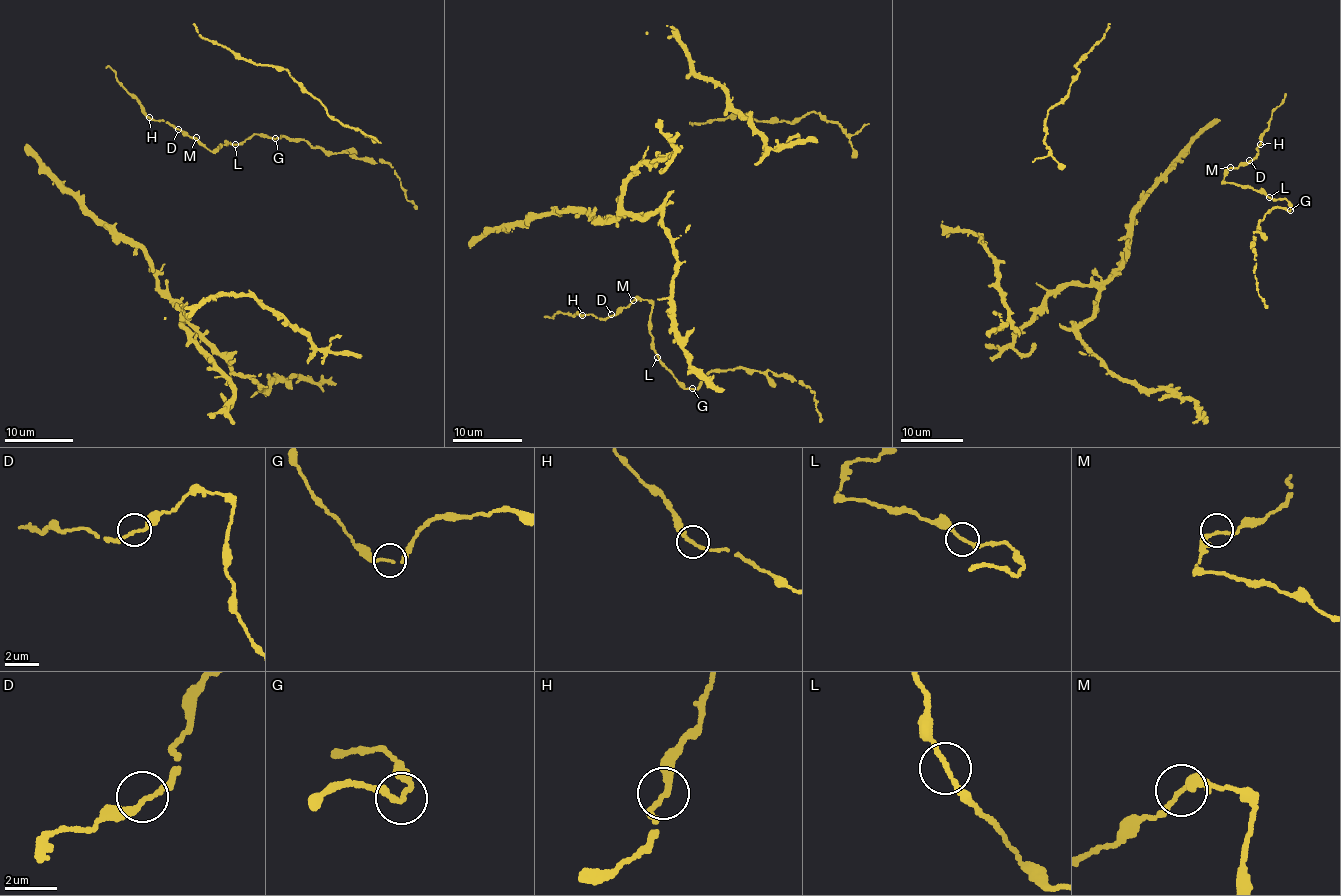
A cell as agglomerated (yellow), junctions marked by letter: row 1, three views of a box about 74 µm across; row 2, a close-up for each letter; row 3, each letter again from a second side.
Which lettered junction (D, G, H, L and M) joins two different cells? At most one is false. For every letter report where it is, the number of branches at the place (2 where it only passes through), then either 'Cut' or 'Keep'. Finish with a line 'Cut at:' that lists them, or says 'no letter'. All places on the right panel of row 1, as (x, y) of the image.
D: Place: (1249, 160). Branches: 2. Keep
G: Place: (1290, 210). Branches: 2. Keep
H: Place: (1260, 144). Branches: 2. Keep
L: Place: (1269, 197). Branches: 2. Keep
M: Place: (1230, 167). Branches: 2. Keep
Cut at: no letter

